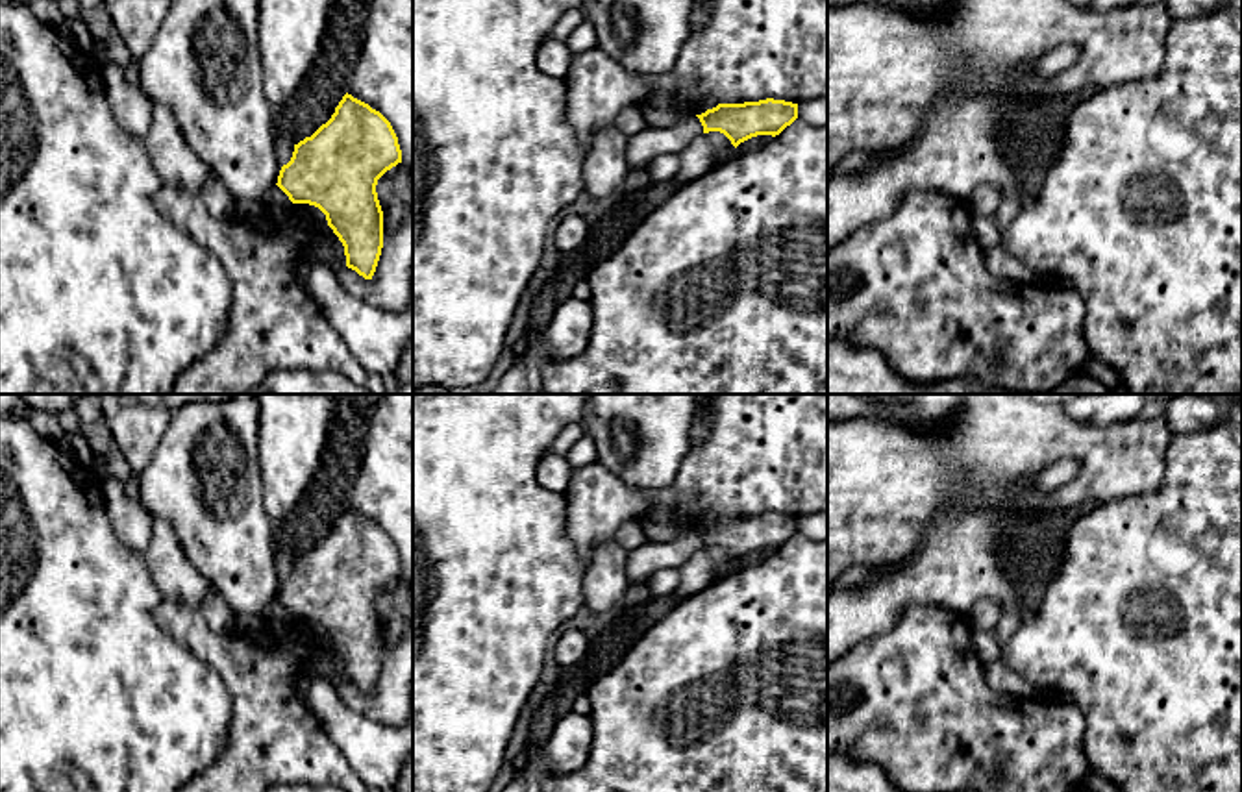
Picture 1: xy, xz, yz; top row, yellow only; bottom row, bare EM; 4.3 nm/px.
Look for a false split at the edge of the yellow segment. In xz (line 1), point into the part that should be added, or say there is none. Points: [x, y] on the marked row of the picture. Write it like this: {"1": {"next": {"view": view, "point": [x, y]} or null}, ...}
{"1": {"next": null}}

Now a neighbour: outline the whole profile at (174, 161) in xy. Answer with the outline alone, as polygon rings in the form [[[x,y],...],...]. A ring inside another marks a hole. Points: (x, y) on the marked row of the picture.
[[[152,102],[152,126],[143,141],[163,185],[200,192],[211,168],[187,144],[172,111],[165,104]]]

